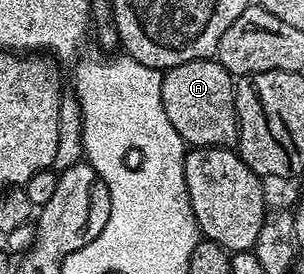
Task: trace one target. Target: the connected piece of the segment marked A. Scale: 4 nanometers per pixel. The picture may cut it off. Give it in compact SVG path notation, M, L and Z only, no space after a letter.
M216 60L185 62L162 74L164 112L172 120L172 128L180 132L187 147L238 145L238 113L234 88L235 75L230 74Z

